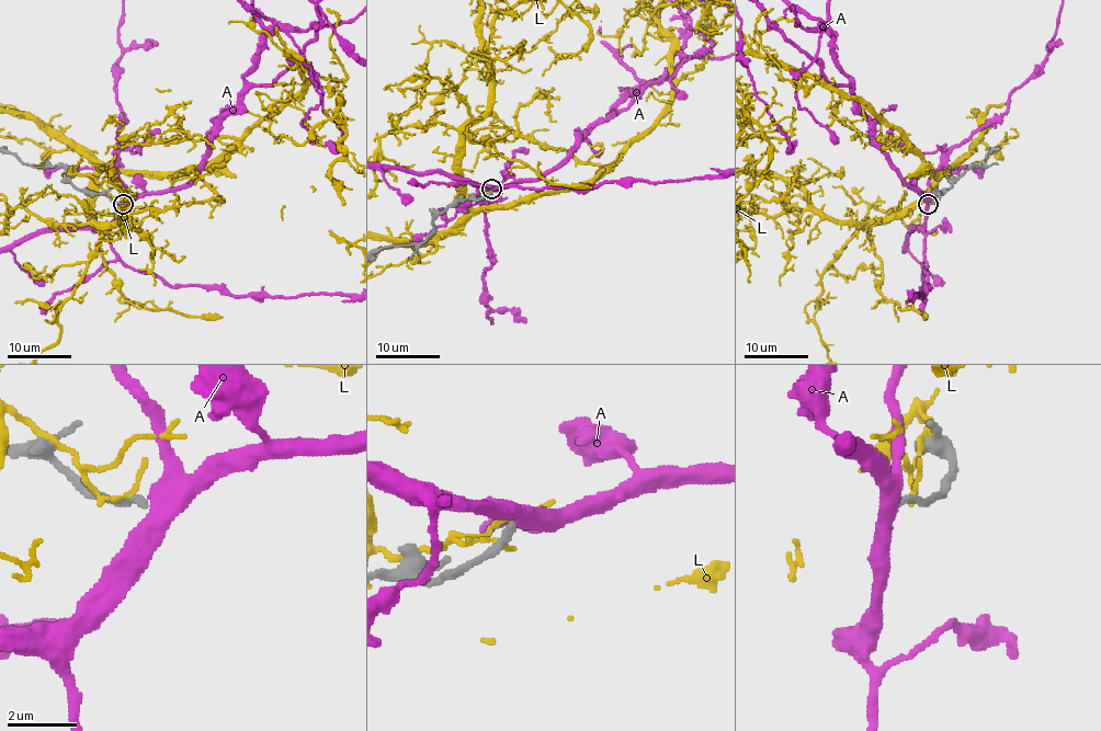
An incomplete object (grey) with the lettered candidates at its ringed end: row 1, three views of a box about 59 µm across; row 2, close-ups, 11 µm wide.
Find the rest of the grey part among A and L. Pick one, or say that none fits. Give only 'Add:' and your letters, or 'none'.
Add: none

